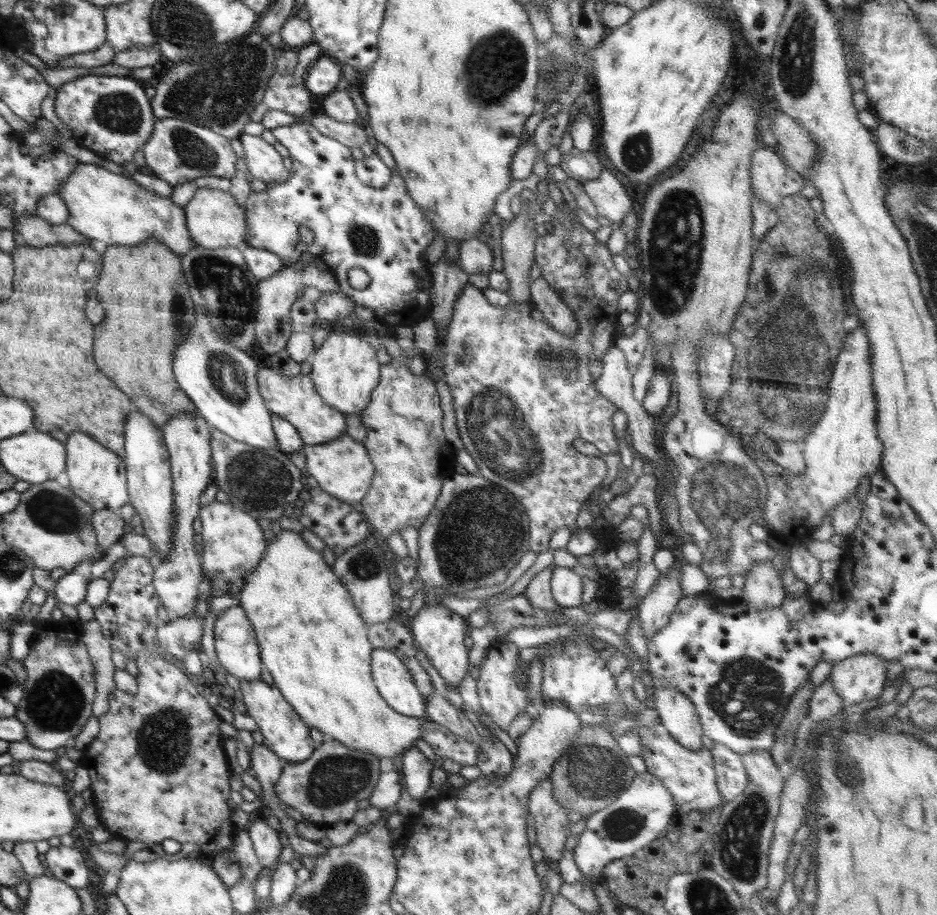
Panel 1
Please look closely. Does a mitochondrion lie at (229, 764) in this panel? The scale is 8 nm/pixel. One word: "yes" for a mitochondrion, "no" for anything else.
no

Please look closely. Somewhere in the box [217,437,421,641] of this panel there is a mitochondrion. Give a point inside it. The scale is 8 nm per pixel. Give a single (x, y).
(261, 481)

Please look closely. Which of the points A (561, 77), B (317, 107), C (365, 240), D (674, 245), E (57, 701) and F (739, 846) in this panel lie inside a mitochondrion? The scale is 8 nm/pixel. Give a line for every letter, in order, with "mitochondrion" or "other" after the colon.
A: mitochondrion
B: other
C: mitochondrion
D: mitochondrion
E: mitochondrion
F: mitochondrion

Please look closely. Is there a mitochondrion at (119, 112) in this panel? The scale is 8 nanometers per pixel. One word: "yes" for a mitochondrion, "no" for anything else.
yes

